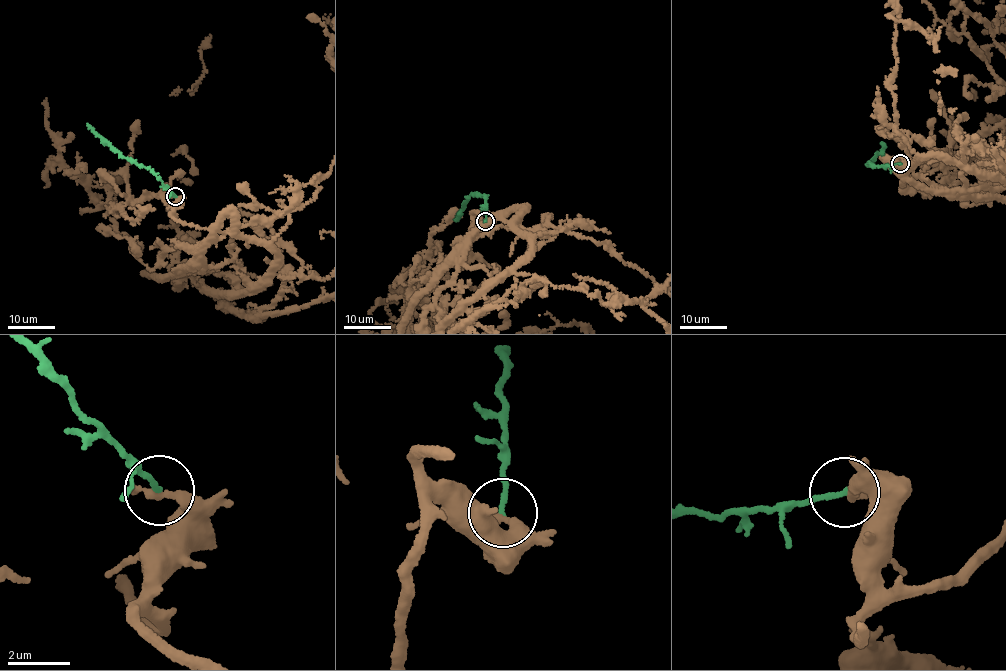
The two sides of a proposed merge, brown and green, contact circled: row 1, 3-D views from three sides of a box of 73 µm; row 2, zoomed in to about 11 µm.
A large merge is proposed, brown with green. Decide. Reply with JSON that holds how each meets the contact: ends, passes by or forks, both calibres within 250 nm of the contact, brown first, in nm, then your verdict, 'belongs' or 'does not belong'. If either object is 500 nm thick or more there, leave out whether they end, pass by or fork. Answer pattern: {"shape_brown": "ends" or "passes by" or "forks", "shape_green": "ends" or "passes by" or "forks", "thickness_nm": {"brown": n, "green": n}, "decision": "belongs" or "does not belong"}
{"shape_brown": "passes by", "shape_green": "ends", "thickness_nm": {"brown": 240, "green": 180}, "decision": "does not belong"}

